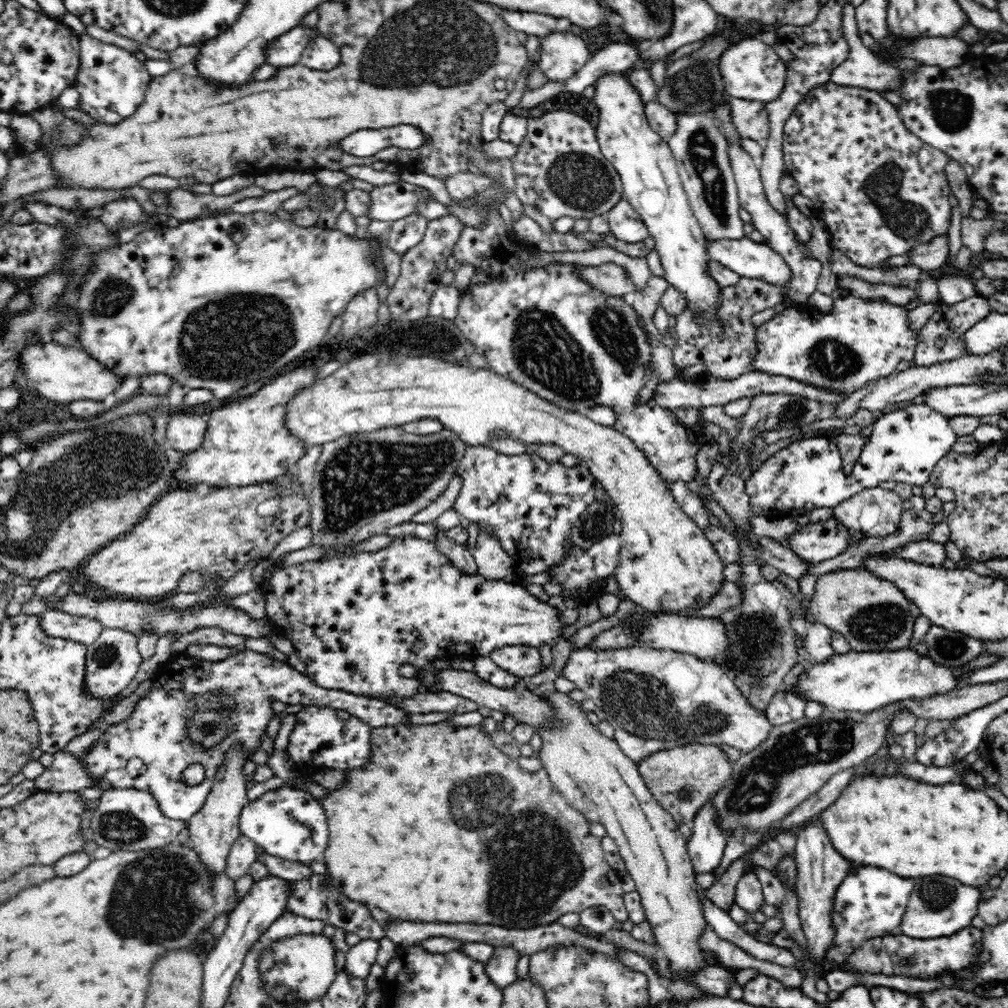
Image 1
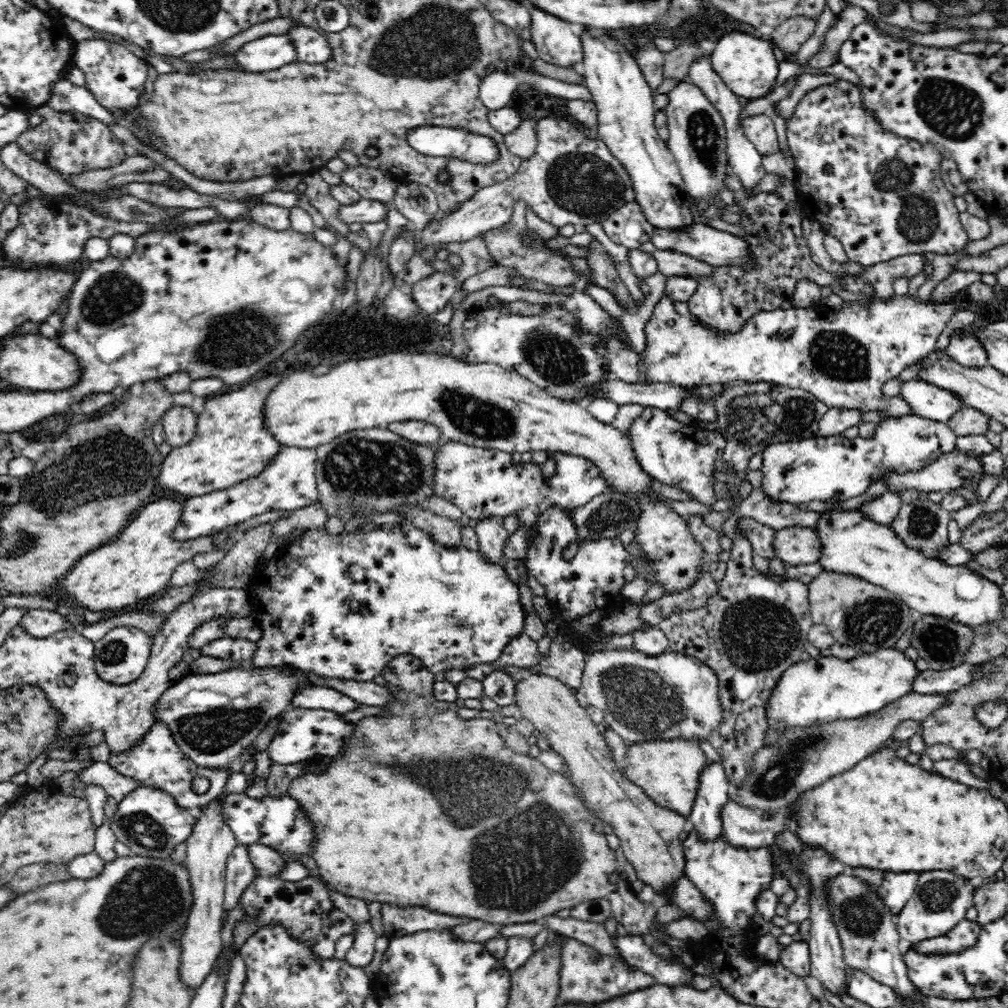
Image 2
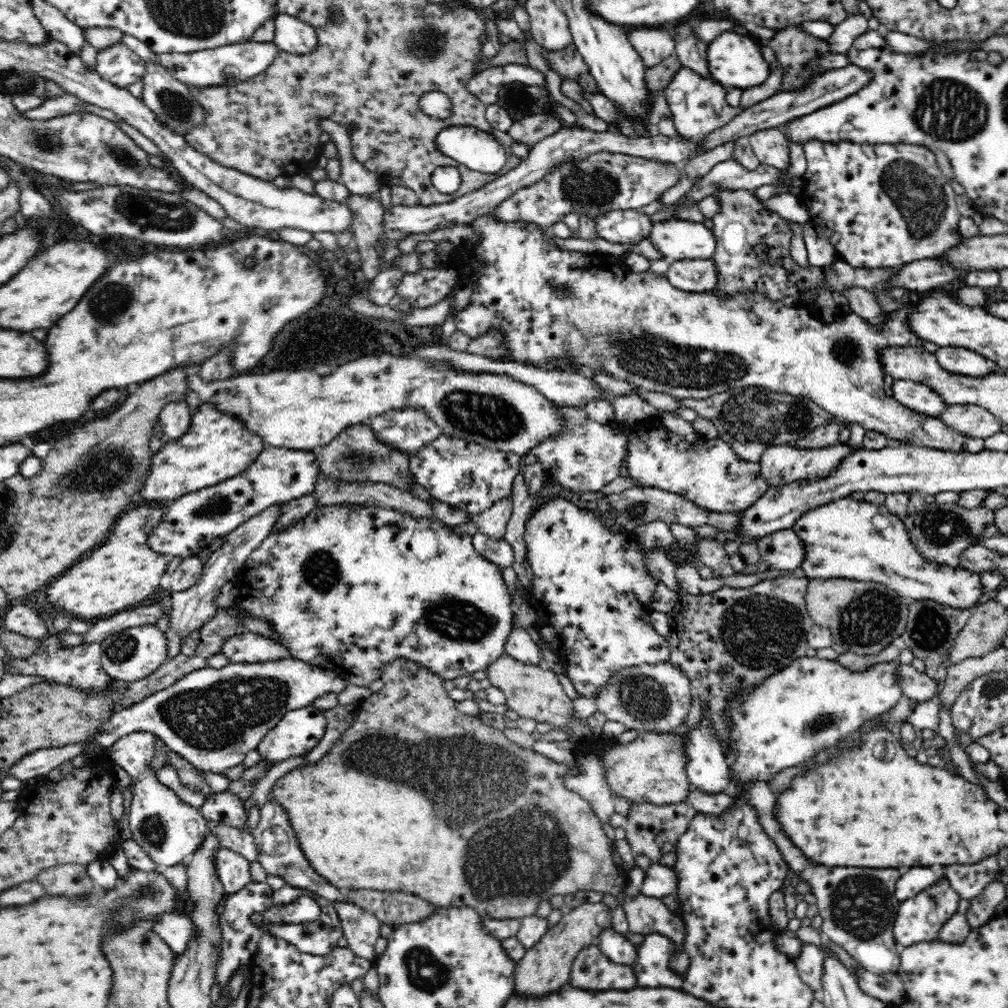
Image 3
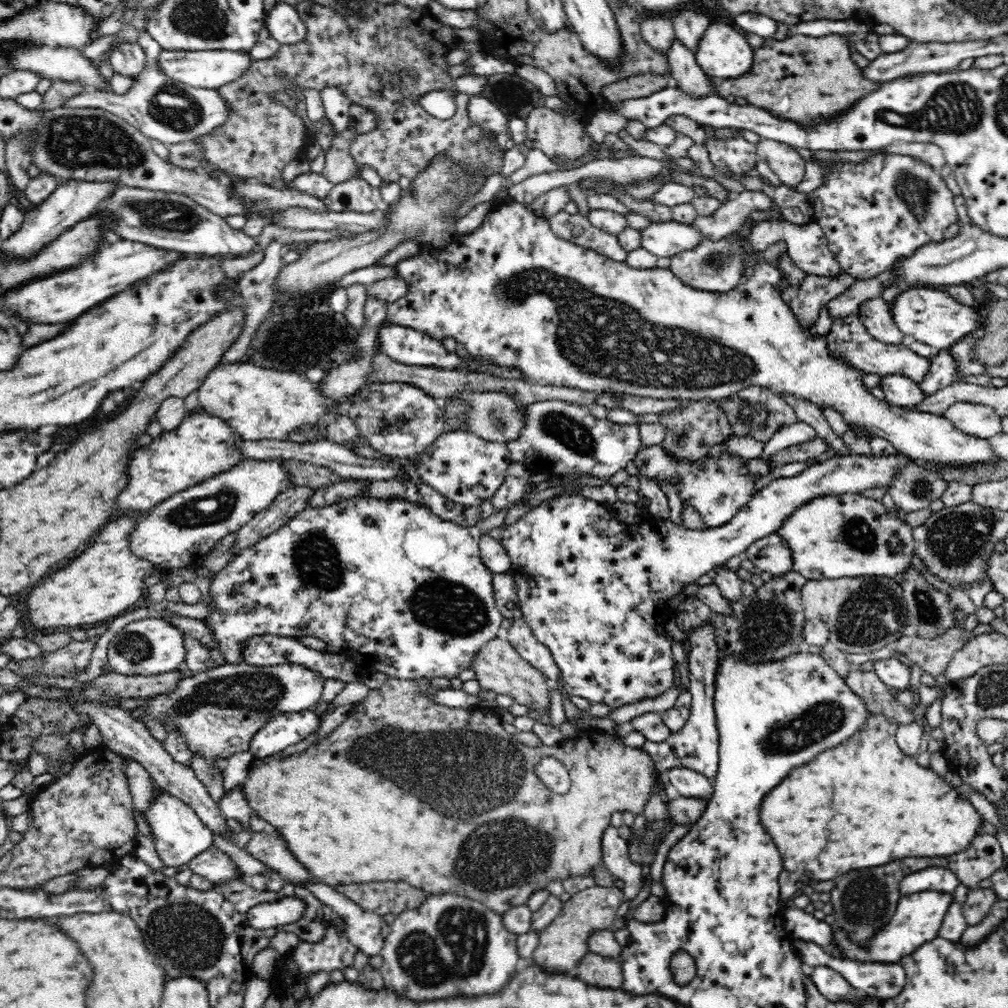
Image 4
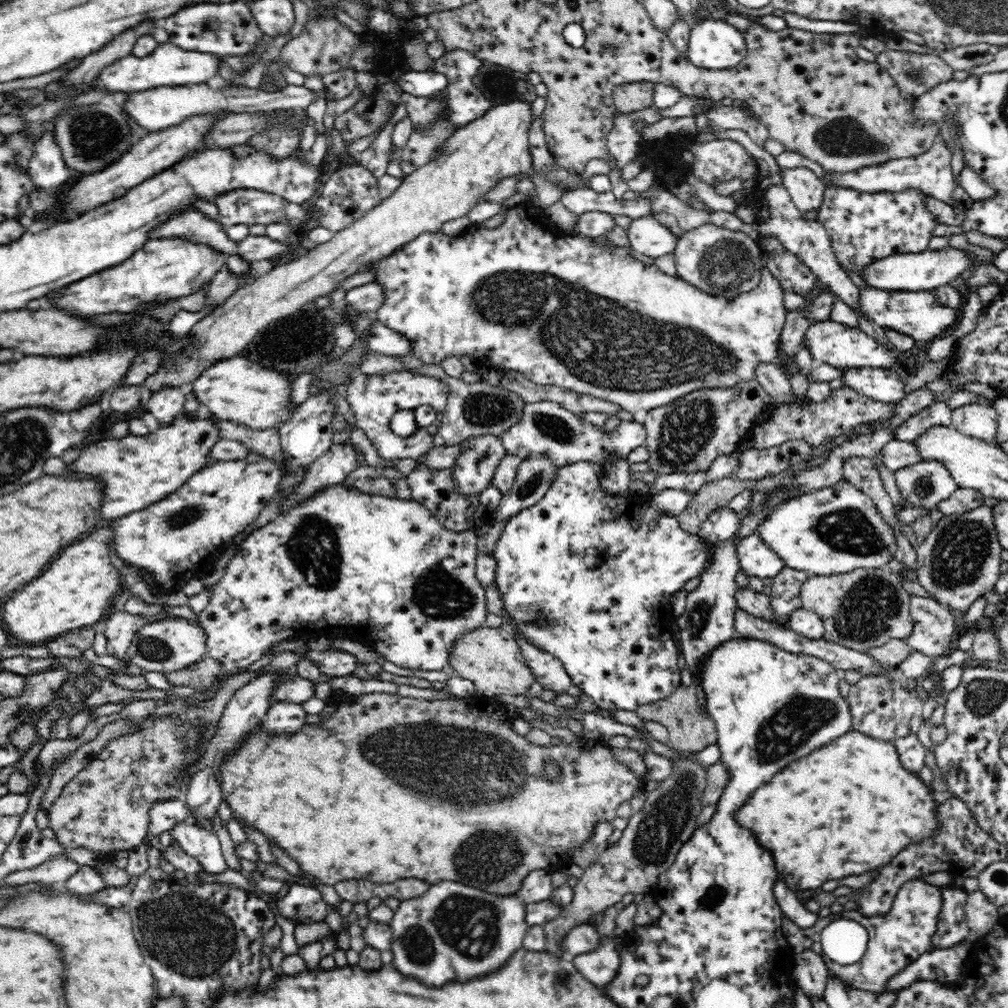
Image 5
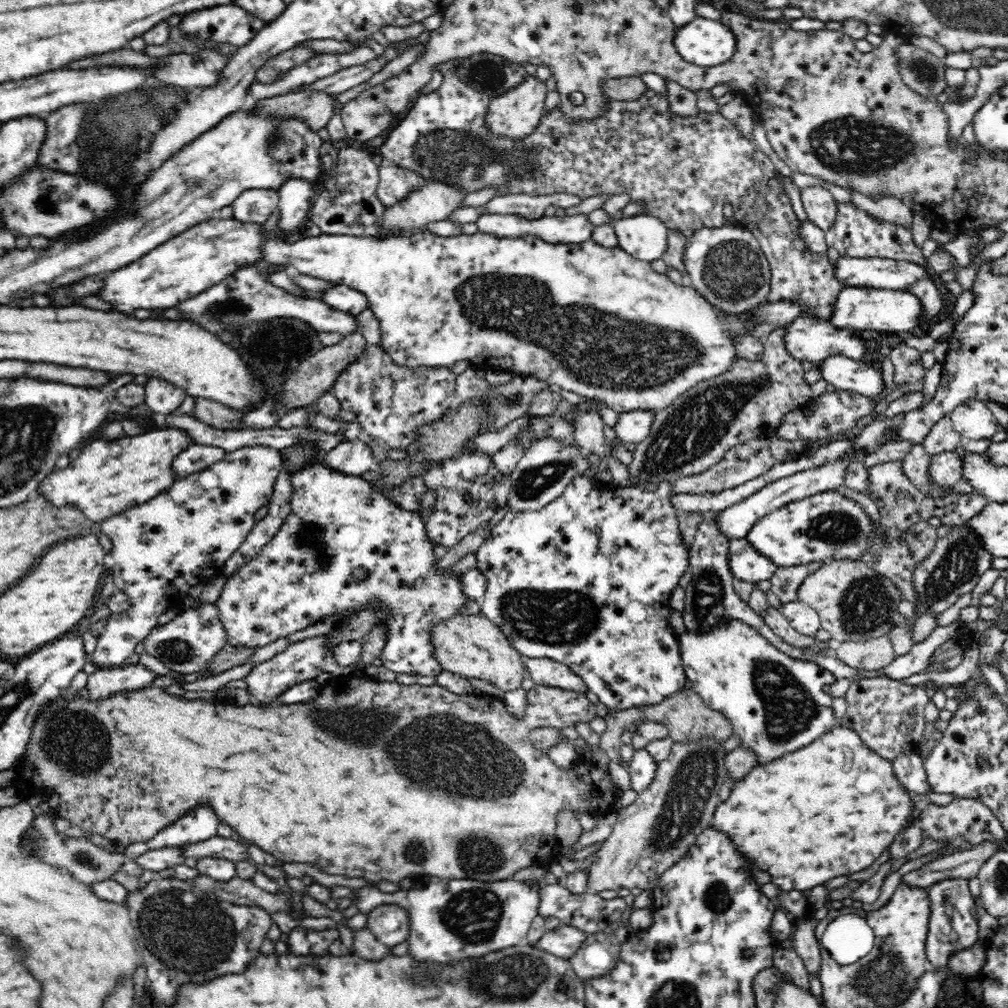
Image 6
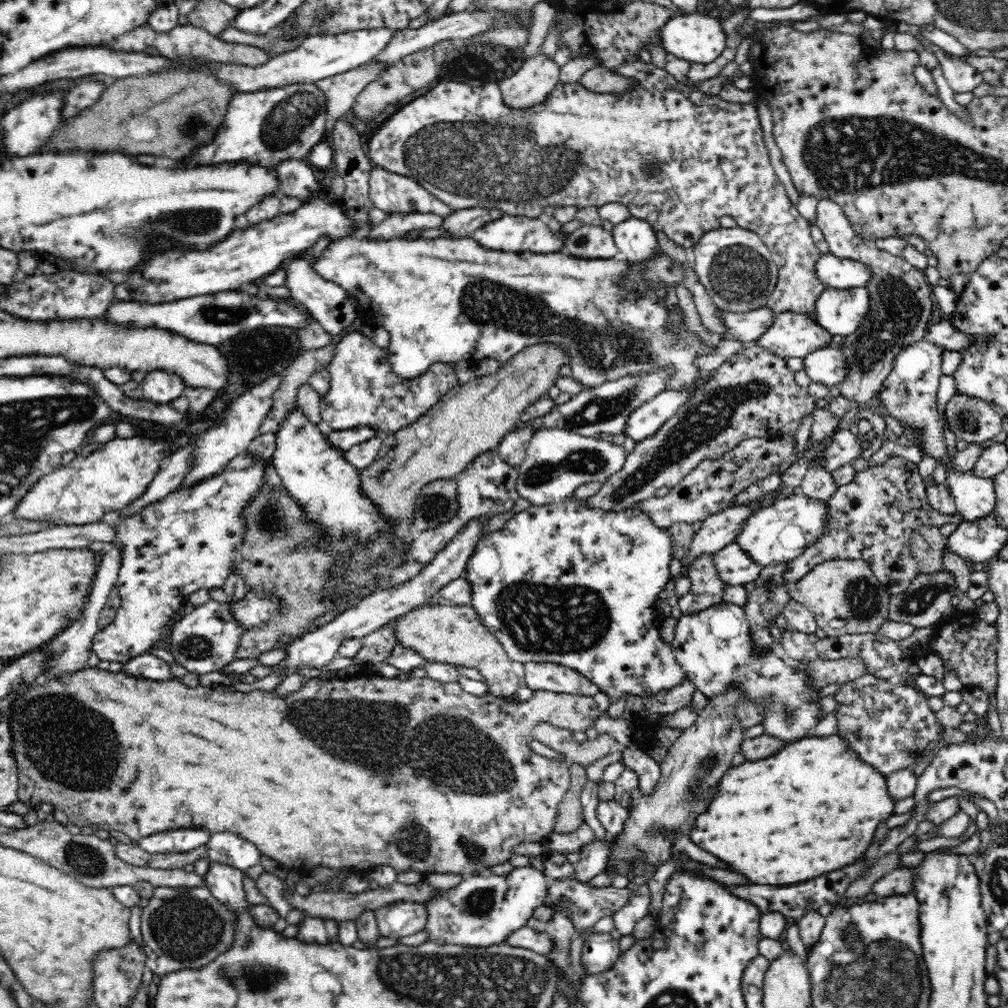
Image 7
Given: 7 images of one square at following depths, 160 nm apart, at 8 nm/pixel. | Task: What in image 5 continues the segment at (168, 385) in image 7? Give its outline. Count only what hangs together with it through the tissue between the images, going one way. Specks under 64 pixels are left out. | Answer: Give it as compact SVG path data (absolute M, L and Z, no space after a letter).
M164 387L152 393L146 408L153 414L161 426L172 424L180 416L187 415L184 410L186 396L180 387Z

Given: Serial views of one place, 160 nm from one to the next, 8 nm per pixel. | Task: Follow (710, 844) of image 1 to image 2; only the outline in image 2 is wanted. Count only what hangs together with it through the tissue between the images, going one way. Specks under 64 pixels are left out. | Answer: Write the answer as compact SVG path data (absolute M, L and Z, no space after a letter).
M720 764L710 766L700 775L699 789L688 818L702 841L719 839L723 834L721 808L728 802L731 785Z

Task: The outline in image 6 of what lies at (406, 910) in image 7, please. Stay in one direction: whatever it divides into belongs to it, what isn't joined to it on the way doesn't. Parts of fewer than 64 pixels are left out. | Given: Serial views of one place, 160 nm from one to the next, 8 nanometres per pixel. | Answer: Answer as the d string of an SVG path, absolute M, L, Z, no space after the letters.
M388 904L378 906L367 914L367 927L380 943L390 949L406 941L408 936L406 912Z

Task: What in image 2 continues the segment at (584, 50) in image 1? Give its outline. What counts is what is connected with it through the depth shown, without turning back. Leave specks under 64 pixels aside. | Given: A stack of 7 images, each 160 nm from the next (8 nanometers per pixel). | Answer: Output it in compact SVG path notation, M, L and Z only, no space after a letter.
M530 6L531 42L542 61L560 67L580 68L583 62L582 39L572 32L570 23Z

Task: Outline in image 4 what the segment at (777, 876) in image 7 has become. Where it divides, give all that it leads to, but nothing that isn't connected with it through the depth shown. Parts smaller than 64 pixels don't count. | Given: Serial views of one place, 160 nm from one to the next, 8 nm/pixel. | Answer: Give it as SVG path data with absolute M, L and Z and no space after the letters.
M872 714L870 718L863 724L858 732L854 733L848 740L832 749L825 750L818 754L812 762L808 762L806 766L800 766L798 770L792 770L786 780L782 784L778 784L762 802L762 824L766 832L773 838L779 853L783 858L783 869L779 876L779 910L784 910L791 905L790 898L797 893L802 887L807 886L810 882L818 882L818 880L834 880L836 876L854 870L854 868L870 868L870 866L882 866L886 862L898 860L898 858L916 858L916 856L930 857L949 857L953 854L961 853L966 850L971 842L982 832L980 828L986 821L976 811L976 808L968 801L968 797L960 794L956 787L952 787L950 783L944 779L944 776L938 775L930 768L923 768L918 764L915 756L904 752L897 741L895 734L897 733L898 724L895 720L891 720L885 714Z

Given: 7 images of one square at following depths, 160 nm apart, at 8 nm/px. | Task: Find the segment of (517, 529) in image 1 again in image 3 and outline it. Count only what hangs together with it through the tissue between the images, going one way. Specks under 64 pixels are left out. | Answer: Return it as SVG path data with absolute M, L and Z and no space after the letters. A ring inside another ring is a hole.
M563 406L561 413L568 419L568 429L546 439L531 452L536 454L537 461L550 477L566 490L579 494L598 492L624 472L620 462L624 460L624 452L629 443L628 430L614 424L598 424L588 420L582 407ZM442 434L436 440L429 442L428 445L415 452L409 467L417 483L428 489L428 492L436 501L445 502L477 516L493 507L503 498L512 496L512 484L514 484L514 478L520 470L520 463L520 455L487 449L475 442Z

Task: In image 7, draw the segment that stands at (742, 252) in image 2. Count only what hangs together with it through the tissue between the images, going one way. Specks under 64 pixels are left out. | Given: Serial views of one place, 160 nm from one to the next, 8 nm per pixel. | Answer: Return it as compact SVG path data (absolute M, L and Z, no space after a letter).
M632 218L611 230L620 256L630 263L640 263L660 254L657 232L648 221Z

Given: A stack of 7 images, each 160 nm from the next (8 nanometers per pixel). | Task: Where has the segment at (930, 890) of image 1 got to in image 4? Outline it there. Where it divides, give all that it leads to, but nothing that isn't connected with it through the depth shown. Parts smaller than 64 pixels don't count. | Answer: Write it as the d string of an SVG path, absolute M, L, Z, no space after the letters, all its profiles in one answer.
M929 891L901 895L900 902L895 910L893 919L884 928L877 930L867 947L860 947L848 940L844 932L834 929L834 939L840 947L846 949L844 952L848 959L861 960L862 962L894 962L906 954L913 953L918 946L926 941L930 942L939 936L939 930L943 923L944 915L953 902L952 893L941 891Z

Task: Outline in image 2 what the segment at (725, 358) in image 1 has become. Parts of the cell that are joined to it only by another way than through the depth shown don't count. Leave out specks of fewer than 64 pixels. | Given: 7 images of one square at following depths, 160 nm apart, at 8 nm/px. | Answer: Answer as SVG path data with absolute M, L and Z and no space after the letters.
M760 192L756 193L756 198L748 199L744 204L746 216L742 217L742 226L746 229L745 239L749 242L751 250L757 258L757 269L753 271L744 271L738 267L730 265L717 267L712 278L706 278L702 284L699 284L697 292L686 302L688 303L688 311L692 314L692 319L702 325L712 329L716 335L733 335L747 323L749 318L752 318L760 311L773 311L780 309L784 302L791 302L796 284L799 279L806 278L816 282L816 285L835 287L842 289L843 294L847 291L854 295L868 295L868 297L876 297L874 287L864 279L863 275L854 275L846 272L846 274L834 274L819 264L816 264L811 257L810 249L803 237L802 224L803 218L799 212L796 212L794 207L786 202L776 193Z

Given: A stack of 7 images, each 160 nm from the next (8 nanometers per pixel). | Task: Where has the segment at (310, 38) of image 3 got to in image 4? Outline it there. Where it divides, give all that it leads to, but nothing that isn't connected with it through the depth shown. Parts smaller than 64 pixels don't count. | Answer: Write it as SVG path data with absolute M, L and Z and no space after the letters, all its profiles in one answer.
M278 1L265 20L272 38L279 44L296 44L307 35L306 23L294 5Z

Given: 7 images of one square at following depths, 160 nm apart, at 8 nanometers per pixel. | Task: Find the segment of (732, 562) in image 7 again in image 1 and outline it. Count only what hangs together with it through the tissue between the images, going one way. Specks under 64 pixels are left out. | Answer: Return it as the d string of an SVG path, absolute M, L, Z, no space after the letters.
M834 517L809 523L790 535L789 546L806 562L822 562L842 554L851 542L851 531Z

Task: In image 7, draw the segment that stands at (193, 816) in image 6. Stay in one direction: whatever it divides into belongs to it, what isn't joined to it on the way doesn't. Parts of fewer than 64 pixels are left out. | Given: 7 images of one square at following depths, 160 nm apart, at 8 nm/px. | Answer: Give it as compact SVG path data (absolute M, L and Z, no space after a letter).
M178 828L142 838L137 846L150 854L184 853L206 845L211 834L205 828Z

